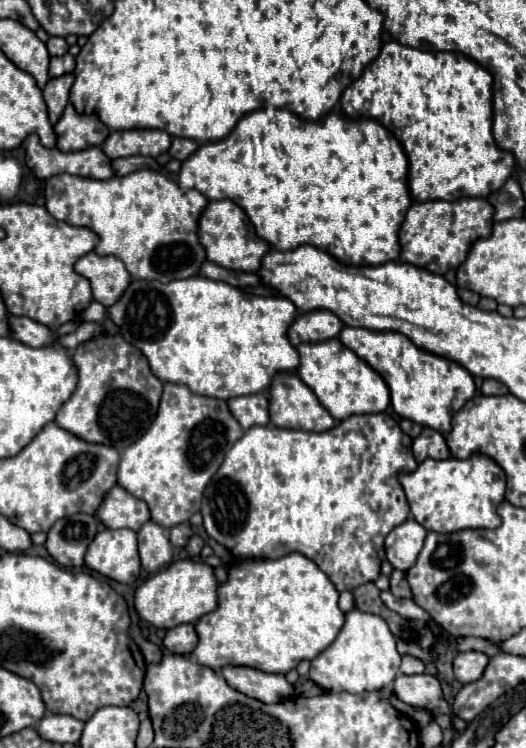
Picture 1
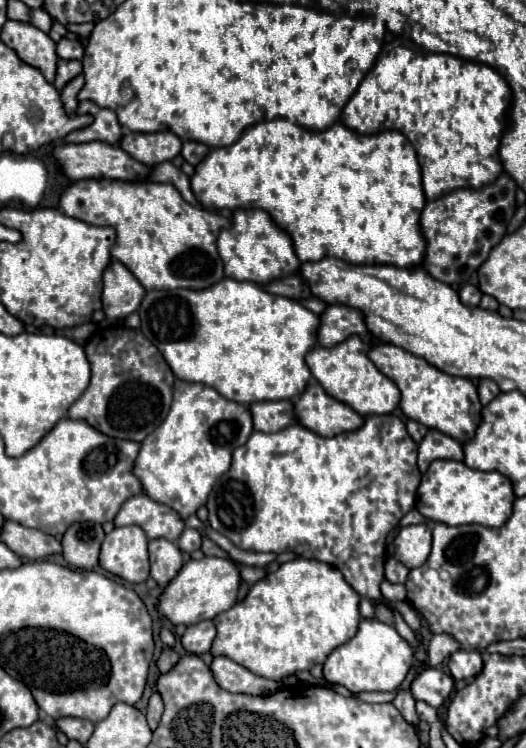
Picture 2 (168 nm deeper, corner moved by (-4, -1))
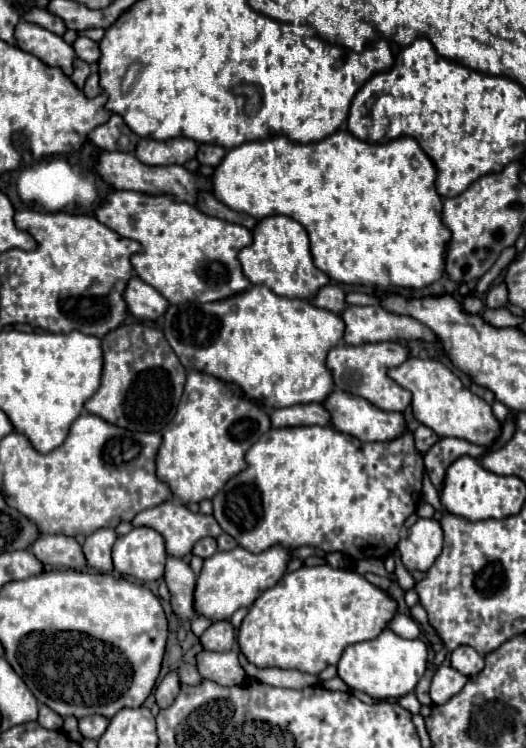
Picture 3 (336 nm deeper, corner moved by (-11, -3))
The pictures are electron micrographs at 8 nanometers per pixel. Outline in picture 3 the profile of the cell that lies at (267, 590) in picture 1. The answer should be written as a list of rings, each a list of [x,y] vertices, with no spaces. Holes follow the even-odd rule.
[[[329,564],[301,566],[295,572],[287,572],[273,588],[265,590],[253,602],[249,614],[239,626],[237,644],[241,654],[257,668],[297,668],[301,672],[319,674],[325,666],[337,664],[349,644],[373,640],[383,628],[387,628],[395,610],[397,604],[357,572],[331,568]]]

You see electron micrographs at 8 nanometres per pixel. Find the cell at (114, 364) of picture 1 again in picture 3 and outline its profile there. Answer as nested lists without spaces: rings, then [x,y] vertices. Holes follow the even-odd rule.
[[[123,324],[119,326],[119,330],[111,330],[111,334],[103,336],[103,376],[101,376],[101,386],[99,390],[85,402],[85,410],[89,414],[95,414],[99,418],[103,418],[105,422],[125,428],[125,430],[133,430],[133,432],[161,432],[171,418],[175,416],[179,398],[183,394],[183,386],[185,386],[185,368],[181,366],[179,358],[175,356],[175,352],[171,350],[171,346],[167,344],[165,336],[161,330],[145,326],[145,324]]]

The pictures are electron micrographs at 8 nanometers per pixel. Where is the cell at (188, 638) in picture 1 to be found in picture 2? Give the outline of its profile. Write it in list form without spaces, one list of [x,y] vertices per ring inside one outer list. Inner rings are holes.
[[[202,620],[198,624],[188,626],[188,630],[182,636],[182,646],[190,652],[190,654],[204,654],[210,652],[212,642],[216,638],[216,626],[212,620]]]

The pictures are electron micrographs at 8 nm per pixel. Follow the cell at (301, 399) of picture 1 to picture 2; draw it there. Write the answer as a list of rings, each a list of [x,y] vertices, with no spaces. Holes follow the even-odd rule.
[[[312,378],[304,394],[294,404],[296,418],[306,428],[320,436],[336,436],[342,432],[352,432],[364,426],[364,416],[352,410],[348,404],[334,400],[324,392],[324,388]]]

